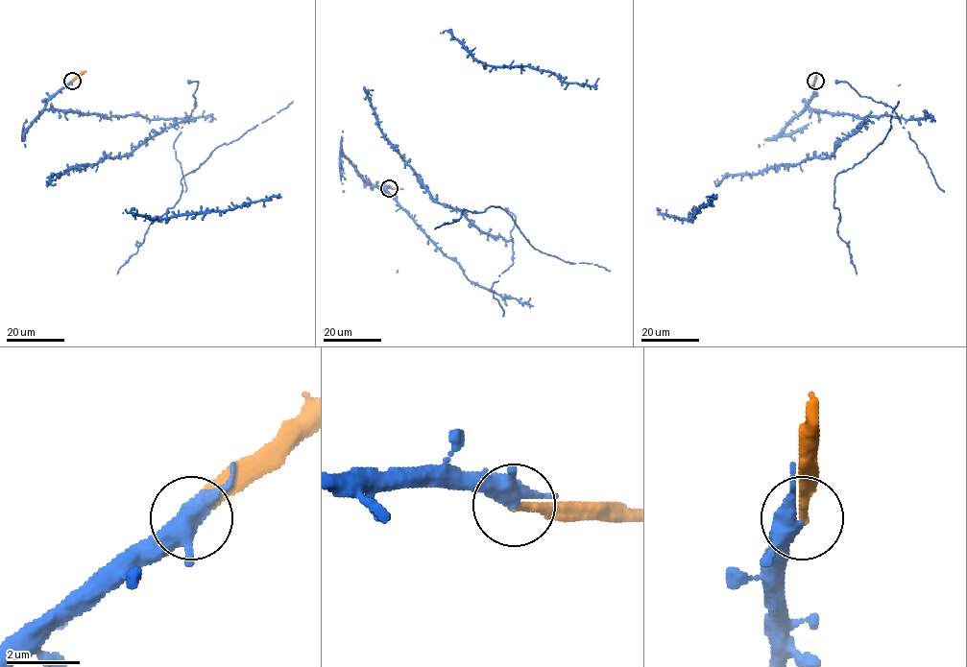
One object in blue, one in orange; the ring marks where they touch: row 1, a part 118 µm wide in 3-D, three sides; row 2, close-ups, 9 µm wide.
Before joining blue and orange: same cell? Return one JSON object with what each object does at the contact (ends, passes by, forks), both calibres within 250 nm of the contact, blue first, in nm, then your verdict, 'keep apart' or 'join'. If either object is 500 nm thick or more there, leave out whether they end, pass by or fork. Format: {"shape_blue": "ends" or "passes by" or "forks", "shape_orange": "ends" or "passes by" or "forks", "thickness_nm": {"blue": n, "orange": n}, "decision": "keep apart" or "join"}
{"shape_blue": "forks", "shape_orange": "ends", "thickness_nm": {"blue": 400, "orange": 360}, "decision": "join"}

